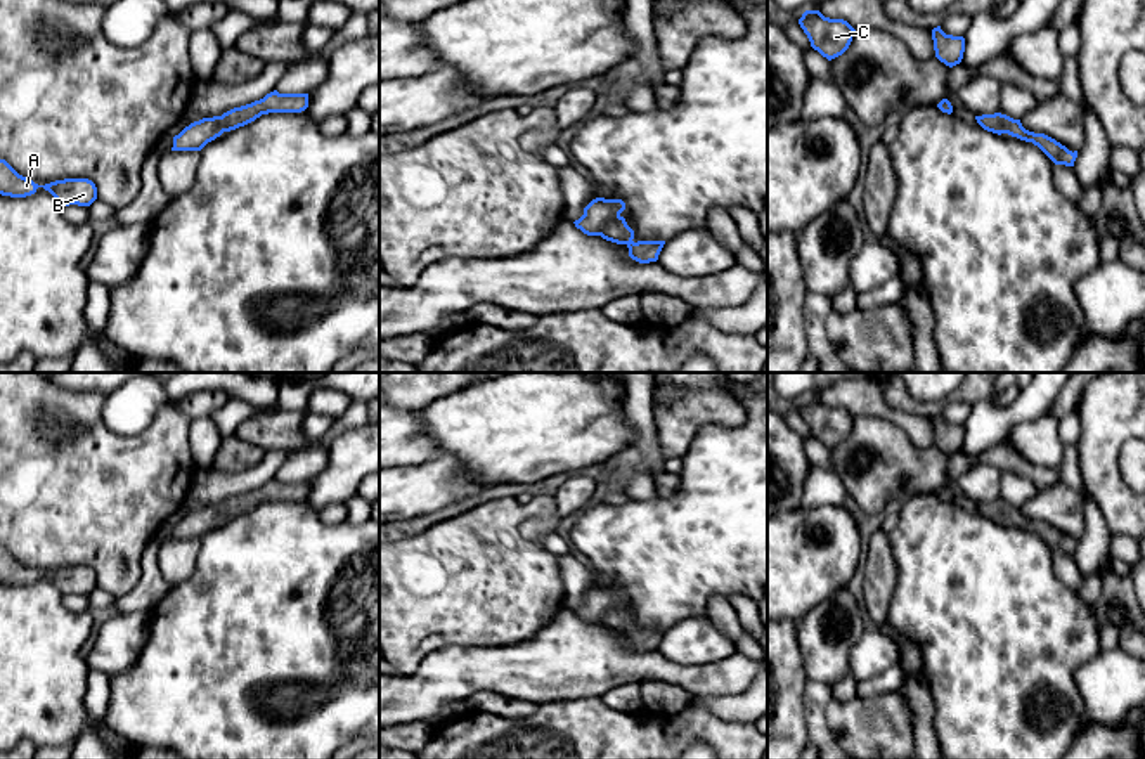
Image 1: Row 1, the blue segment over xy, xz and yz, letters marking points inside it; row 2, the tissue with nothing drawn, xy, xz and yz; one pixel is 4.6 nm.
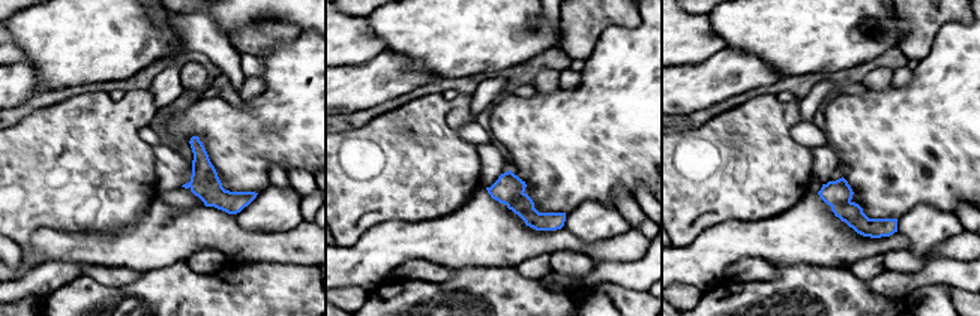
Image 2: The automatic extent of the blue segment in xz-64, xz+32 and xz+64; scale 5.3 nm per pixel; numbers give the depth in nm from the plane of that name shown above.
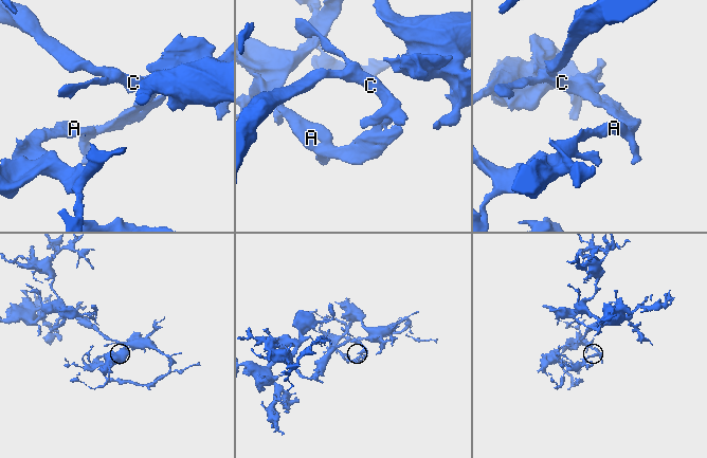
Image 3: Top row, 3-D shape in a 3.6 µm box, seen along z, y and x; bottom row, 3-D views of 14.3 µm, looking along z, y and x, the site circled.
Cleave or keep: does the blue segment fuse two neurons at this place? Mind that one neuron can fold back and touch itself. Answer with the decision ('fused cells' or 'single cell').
single cell

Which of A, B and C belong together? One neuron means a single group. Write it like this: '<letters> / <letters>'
A B C

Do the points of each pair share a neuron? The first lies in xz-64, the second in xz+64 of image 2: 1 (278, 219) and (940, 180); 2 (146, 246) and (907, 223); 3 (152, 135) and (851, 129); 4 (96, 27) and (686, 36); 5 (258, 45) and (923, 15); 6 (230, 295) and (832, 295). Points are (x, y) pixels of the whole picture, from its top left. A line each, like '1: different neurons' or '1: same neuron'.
1: different neurons
2: different neurons
3: different neurons
4: different neurons
5: same neuron
6: same neuron

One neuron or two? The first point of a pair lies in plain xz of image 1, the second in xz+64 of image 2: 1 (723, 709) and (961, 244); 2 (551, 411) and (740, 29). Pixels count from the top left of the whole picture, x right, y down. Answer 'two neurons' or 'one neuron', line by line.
1: two neurons
2: one neuron

